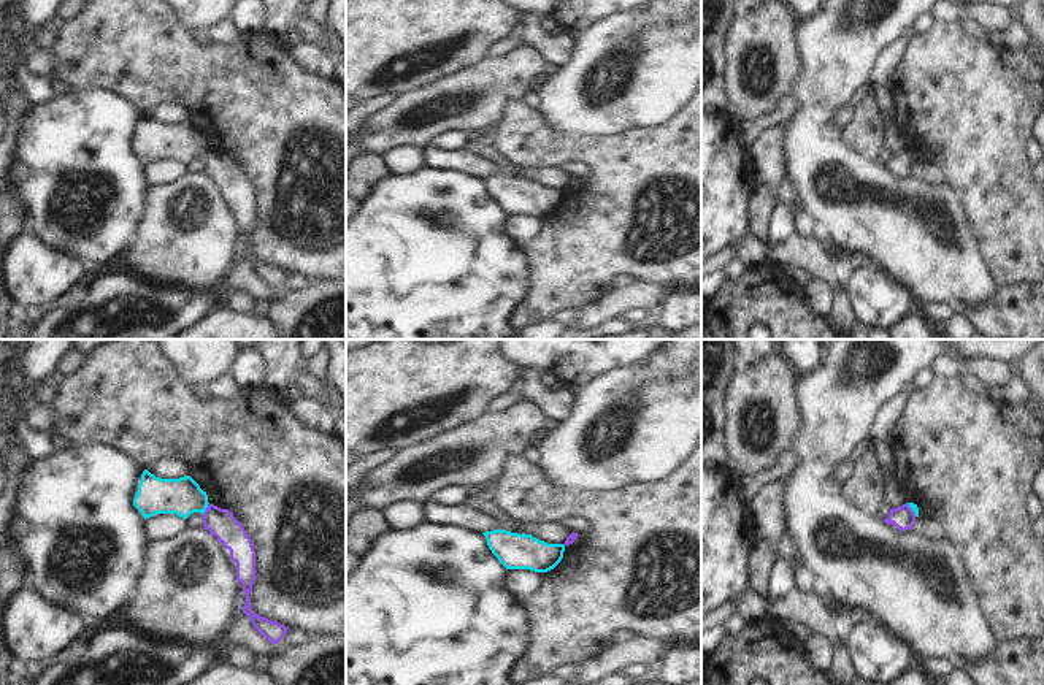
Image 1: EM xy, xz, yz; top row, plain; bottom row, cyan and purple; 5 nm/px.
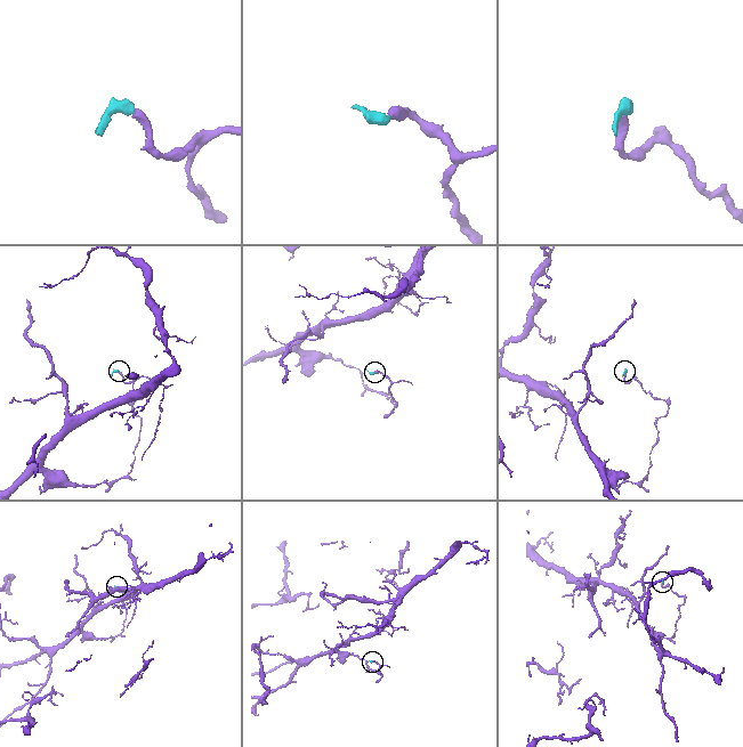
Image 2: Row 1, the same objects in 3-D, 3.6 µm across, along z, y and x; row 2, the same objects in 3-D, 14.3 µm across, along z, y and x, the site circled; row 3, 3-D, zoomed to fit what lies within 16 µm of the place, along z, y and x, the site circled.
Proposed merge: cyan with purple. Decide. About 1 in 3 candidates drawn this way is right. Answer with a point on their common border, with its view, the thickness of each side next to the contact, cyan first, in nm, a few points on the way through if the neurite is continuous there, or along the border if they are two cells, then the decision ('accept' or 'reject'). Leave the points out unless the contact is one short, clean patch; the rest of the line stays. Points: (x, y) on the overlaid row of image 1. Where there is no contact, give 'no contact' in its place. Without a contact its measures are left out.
xy (205, 509) | 190/140 nm | along xy (208, 503), (203, 514) | reject

